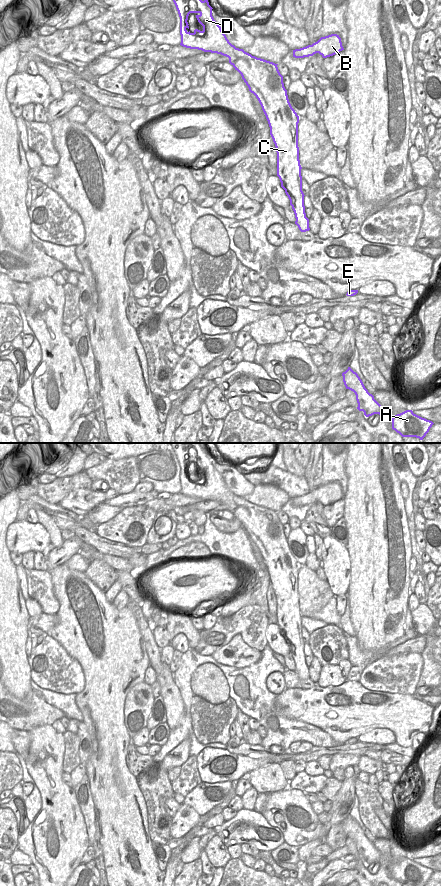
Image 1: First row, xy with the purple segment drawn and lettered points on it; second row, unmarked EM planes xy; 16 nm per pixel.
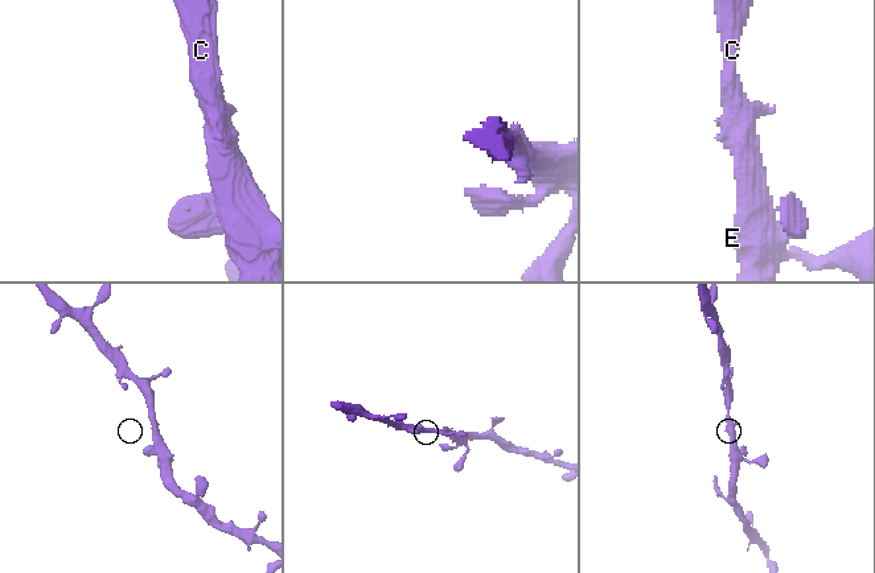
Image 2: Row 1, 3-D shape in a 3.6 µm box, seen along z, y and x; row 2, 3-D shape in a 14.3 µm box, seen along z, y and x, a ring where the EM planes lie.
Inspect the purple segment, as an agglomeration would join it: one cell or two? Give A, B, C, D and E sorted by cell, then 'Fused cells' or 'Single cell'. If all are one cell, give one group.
Groups: A B C D E. Single cell

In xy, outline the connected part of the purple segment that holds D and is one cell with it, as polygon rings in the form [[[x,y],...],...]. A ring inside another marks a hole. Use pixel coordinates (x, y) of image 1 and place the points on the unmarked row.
[[[170,443],[180,465],[180,493],[190,497],[198,497],[204,500],[221,502],[229,506],[229,511],[237,518],[249,539],[258,547],[262,558],[266,564],[270,575],[270,583],[277,600],[277,624],[280,627],[281,635],[285,638],[290,648],[290,653],[295,662],[295,672],[301,680],[309,679],[309,667],[306,665],[304,654],[304,641],[302,639],[301,613],[299,608],[298,595],[298,571],[299,564],[292,556],[287,538],[284,535],[283,524],[280,522],[277,513],[273,510],[257,506],[245,500],[243,497],[236,496],[227,487],[221,475],[216,471],[212,464],[212,455],[208,448],[202,449],[199,443]],[[190,461],[196,461],[198,470],[203,474],[203,478],[195,477],[193,481],[188,480],[187,470]]]

